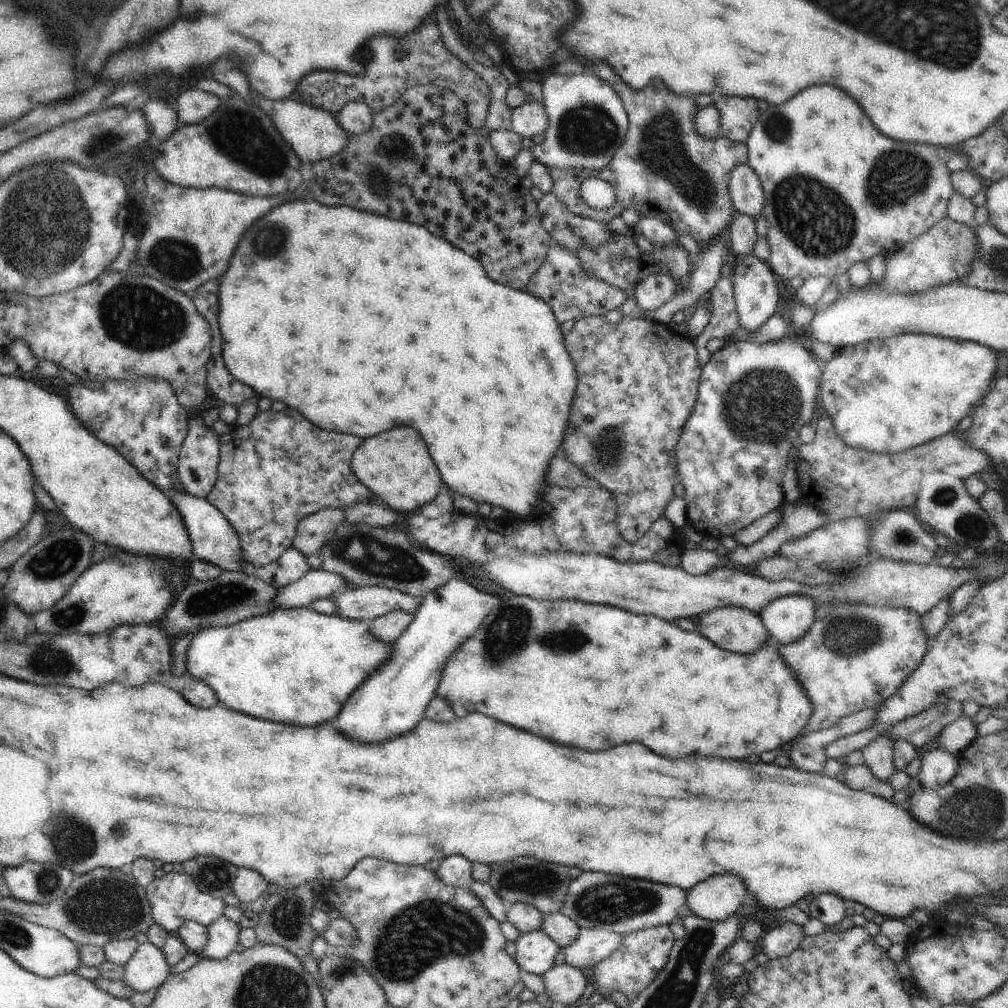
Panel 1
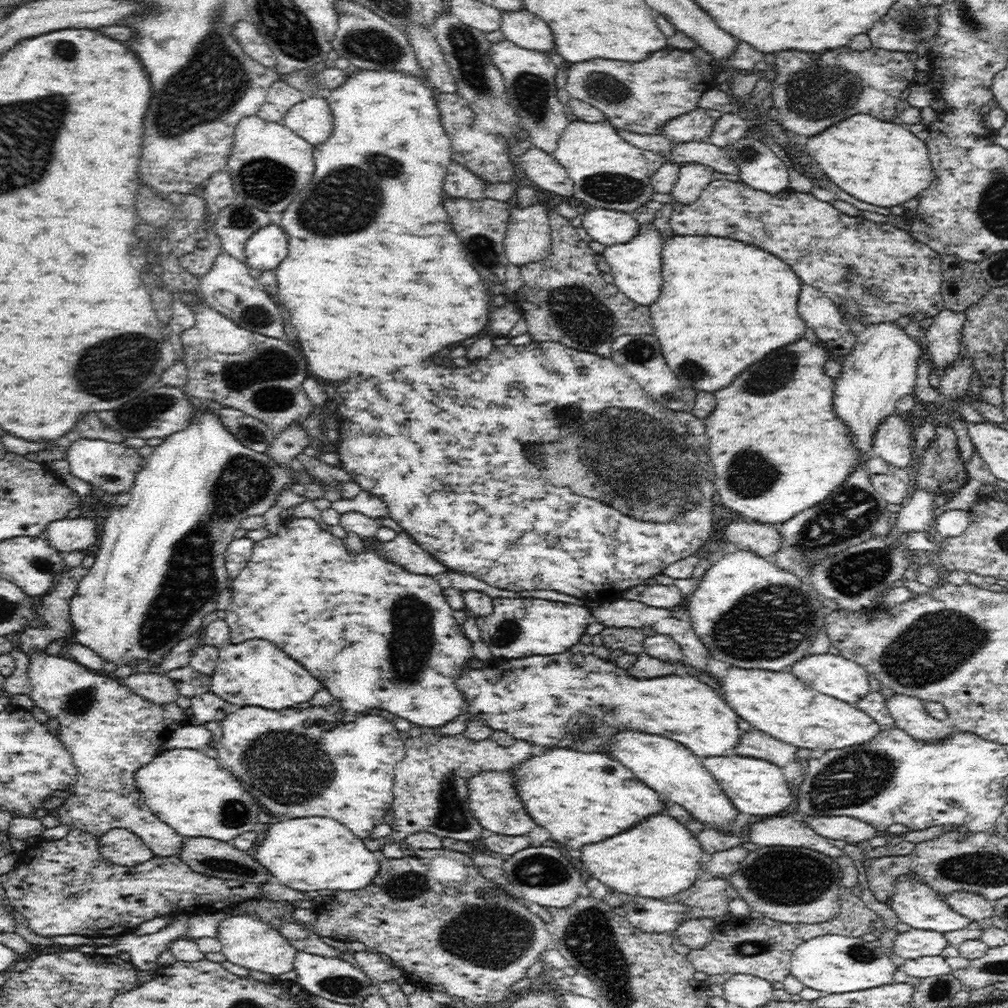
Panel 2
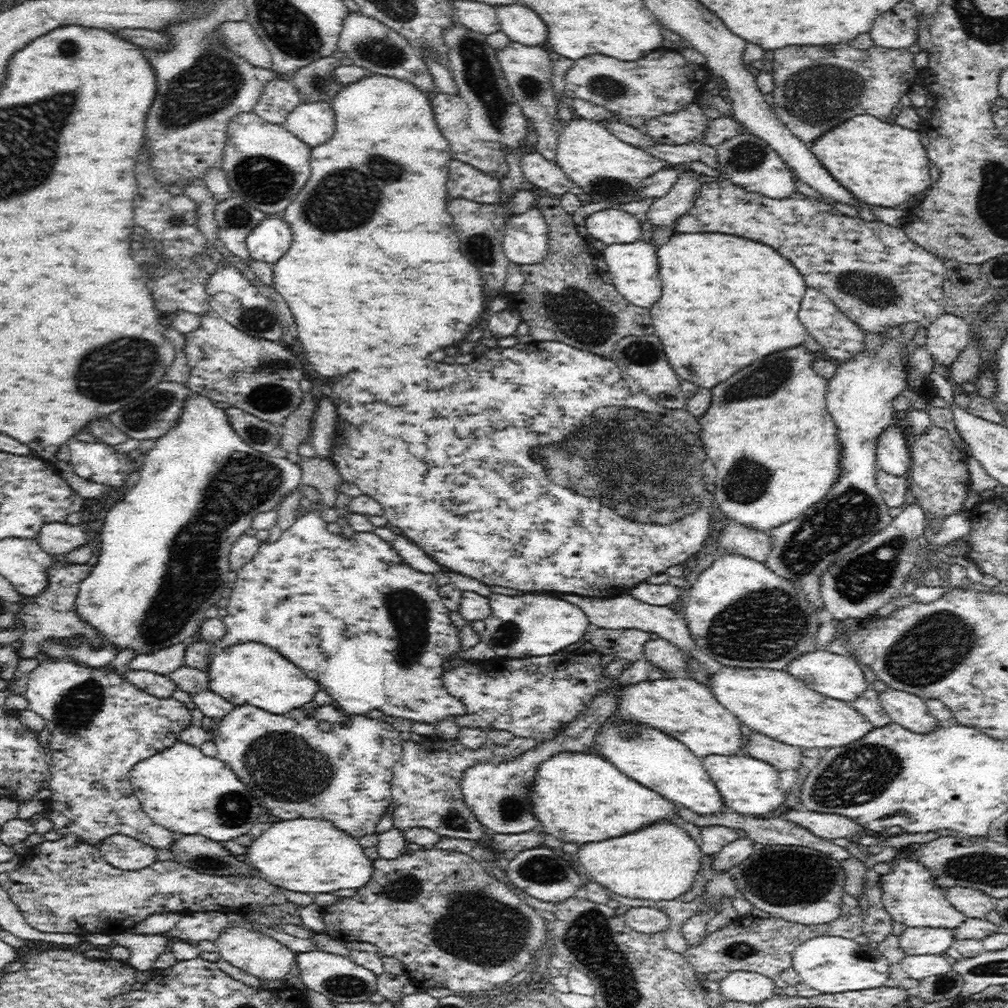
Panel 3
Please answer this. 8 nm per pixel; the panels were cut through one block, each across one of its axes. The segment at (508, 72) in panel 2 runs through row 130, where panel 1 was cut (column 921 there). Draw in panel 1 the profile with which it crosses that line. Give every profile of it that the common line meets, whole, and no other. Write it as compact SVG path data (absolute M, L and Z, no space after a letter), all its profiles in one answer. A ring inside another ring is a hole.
M897 509L888 514L882 521L872 522L871 539L869 540L870 557L884 557L893 561L911 562L927 565L936 560L938 544L933 537L933 532L928 534L906 509Z

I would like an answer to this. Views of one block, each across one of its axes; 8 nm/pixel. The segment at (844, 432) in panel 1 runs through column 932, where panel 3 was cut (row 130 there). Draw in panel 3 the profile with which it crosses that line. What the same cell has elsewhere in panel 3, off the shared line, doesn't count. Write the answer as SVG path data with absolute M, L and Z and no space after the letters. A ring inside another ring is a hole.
M374 75L364 76L360 78L358 82L352 82L348 85L344 85L343 88L338 90L338 94L334 96L332 100L332 109L335 113L335 131L334 134L330 137L330 140L320 144L317 147L312 147L311 150L311 159L310 159L310 170L311 177L308 179L308 182L304 185L304 188L298 193L298 196L286 207L284 212L283 219L290 225L290 230L292 231L292 242L288 252L282 256L282 259L278 259L274 264L274 278L273 285L276 287L276 290L284 296L284 300L288 302L294 318L296 318L296 326L298 326L298 332L300 332L300 342L306 350L306 356L310 360L310 364L314 366L316 372L320 372L322 376L344 376L352 370L360 370L360 372L366 372L366 370L374 370L374 368L392 368L394 364L404 364L408 360L412 360L414 356L418 358L428 358L434 350L440 350L444 346L450 346L454 342L460 342L464 338L464 334L476 324L480 322L480 316L484 312L484 282L482 278L478 276L478 270L474 266L470 266L470 262L460 254L460 246L458 246L458 234L456 234L456 228L454 228L454 222L452 222L452 215L446 210L446 198L448 194L446 192L446 184L449 174L449 162L451 161L451 152L449 142L446 140L446 137L442 134L442 131L437 127L436 119L434 119L434 110L431 105L431 95L429 93L420 90L417 86L414 86L411 82L407 80L400 80L394 76L386 75Z

